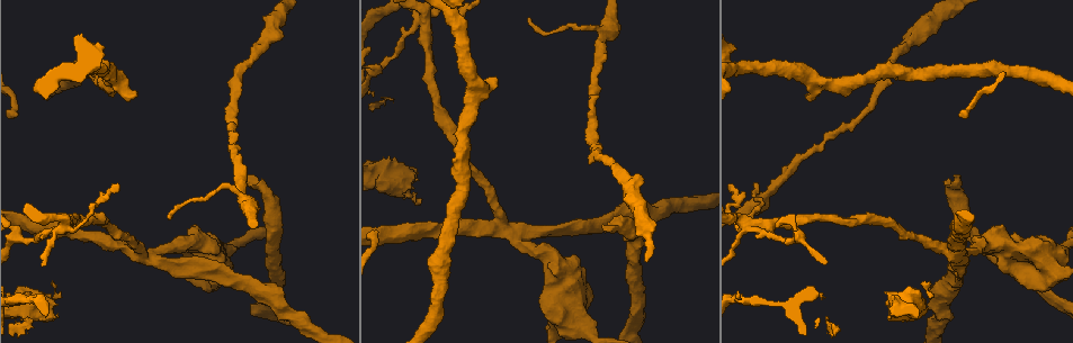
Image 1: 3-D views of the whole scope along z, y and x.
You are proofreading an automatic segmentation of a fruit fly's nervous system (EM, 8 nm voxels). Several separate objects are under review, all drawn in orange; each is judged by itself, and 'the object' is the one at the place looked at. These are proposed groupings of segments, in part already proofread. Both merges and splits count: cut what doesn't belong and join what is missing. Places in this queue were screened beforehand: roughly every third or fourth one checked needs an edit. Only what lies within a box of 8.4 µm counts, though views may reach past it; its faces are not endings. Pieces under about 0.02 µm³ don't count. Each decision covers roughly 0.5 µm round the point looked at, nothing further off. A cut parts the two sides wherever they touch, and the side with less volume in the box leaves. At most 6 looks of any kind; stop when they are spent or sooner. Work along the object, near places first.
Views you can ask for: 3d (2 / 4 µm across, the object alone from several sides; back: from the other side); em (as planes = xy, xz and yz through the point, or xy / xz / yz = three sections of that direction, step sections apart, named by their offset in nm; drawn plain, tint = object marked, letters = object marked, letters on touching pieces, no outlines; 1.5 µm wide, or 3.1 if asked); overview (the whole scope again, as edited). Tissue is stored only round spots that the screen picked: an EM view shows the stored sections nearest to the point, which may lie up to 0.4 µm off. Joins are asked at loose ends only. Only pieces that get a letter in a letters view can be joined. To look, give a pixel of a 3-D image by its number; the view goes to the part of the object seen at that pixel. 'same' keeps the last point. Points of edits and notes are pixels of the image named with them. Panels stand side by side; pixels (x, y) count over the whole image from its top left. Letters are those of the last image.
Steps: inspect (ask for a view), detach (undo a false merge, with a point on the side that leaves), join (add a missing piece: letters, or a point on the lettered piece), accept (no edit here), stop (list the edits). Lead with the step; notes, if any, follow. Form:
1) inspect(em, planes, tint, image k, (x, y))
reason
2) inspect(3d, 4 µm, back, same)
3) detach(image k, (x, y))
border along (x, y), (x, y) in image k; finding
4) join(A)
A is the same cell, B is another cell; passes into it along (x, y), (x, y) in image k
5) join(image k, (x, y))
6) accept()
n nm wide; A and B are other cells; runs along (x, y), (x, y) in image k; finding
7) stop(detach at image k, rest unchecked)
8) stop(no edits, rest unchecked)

inspect(em, planes, tint, image 1, (63, 226))
four arms meet

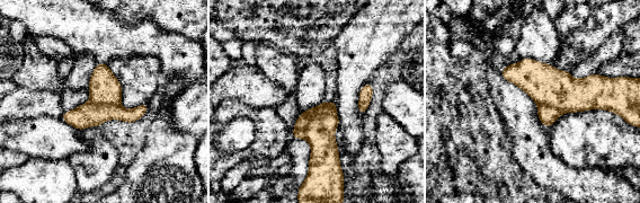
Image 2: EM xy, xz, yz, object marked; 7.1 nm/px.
inspect(em, planes, letters, same)

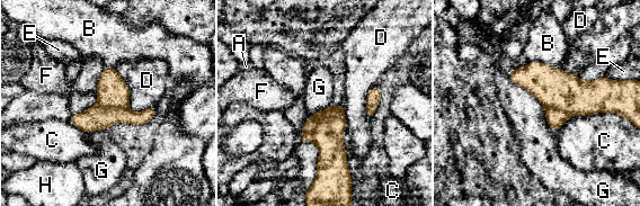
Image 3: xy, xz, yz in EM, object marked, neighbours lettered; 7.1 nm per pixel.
detach(image 3, (96, 117))
240 nm wide; A, B, C, D, E, F, G and H are other cells; the part that leaves runs along (152, 110), (144, 116), (73, 121) in image 3; two cells meet here

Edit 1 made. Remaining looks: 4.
inspect(overview)
see it whole again

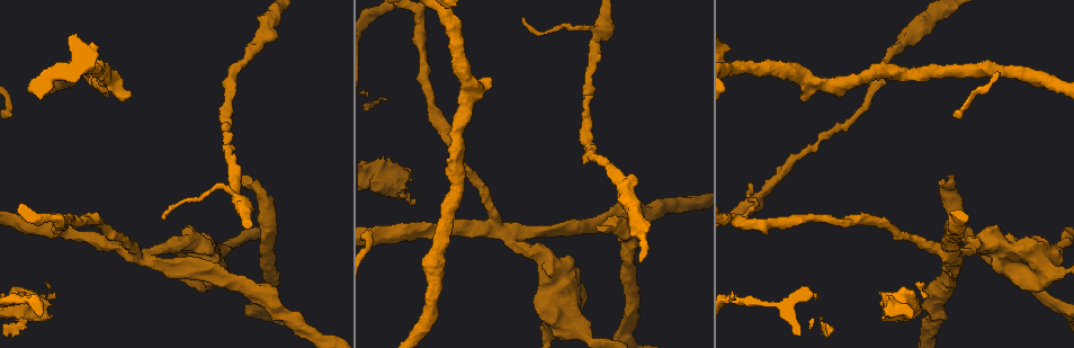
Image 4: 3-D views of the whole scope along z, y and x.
inspect(em, xz, step 8, tint, image 4, (129, 94))
thick end

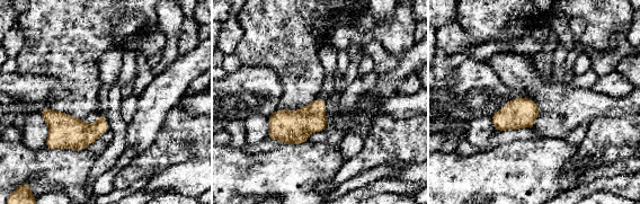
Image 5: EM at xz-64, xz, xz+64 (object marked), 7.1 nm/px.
inspect(em, xz, step 8, letters, same)

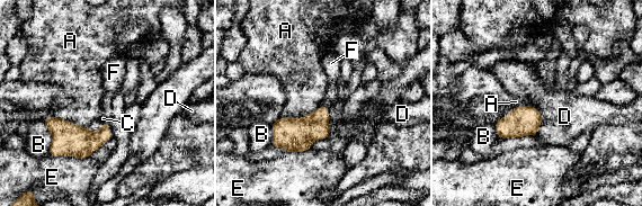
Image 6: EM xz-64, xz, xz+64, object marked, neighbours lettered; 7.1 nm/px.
join(C)
E touches over 300 nm; C is the same cell, A, B, D, E and F are other cells; the cell continues

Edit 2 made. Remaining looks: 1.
stop(detach at image 3, join at image 6, rest unchecked)

